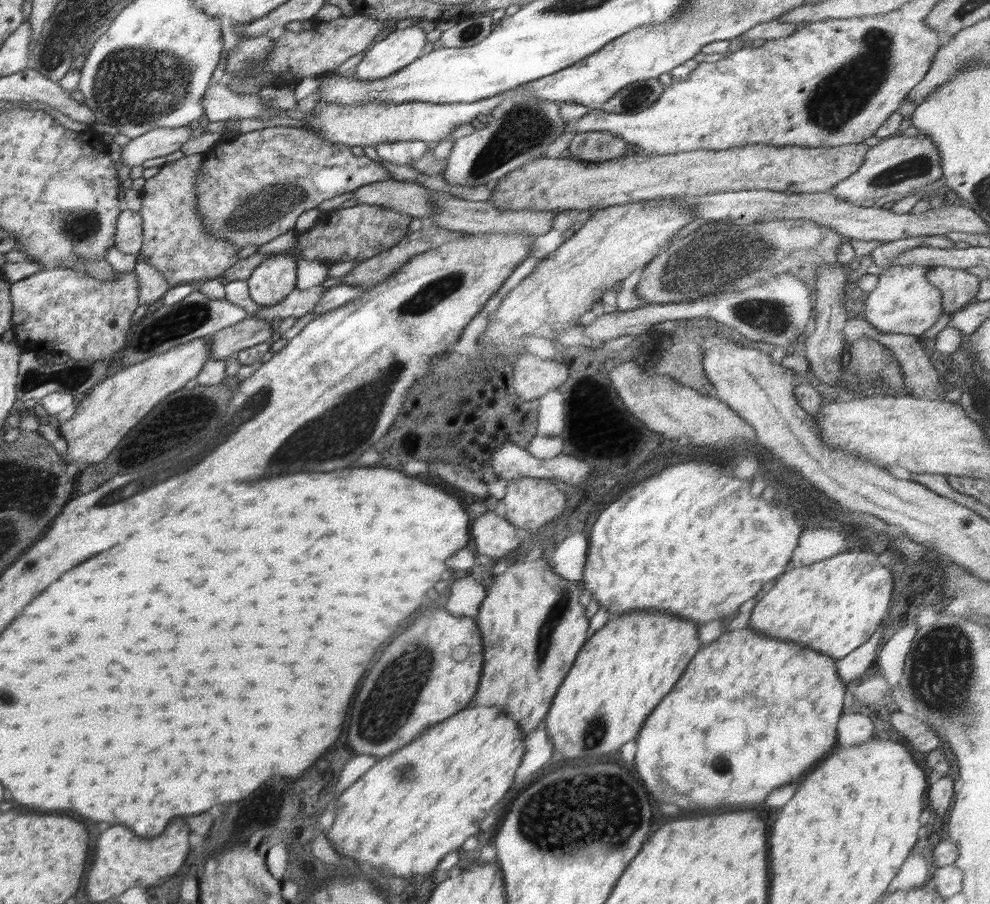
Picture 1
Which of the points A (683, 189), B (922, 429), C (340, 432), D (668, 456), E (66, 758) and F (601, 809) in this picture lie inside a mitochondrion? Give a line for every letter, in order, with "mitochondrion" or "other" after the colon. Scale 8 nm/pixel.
A: other
B: other
C: mitochondrion
D: other
E: other
F: mitochondrion

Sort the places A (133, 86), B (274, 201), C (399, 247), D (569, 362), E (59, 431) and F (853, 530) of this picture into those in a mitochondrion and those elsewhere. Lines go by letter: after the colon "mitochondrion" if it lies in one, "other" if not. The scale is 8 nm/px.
A: mitochondrion
B: mitochondrion
C: other
D: other
E: other
F: other

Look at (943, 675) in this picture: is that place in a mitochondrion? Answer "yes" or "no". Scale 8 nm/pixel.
yes

